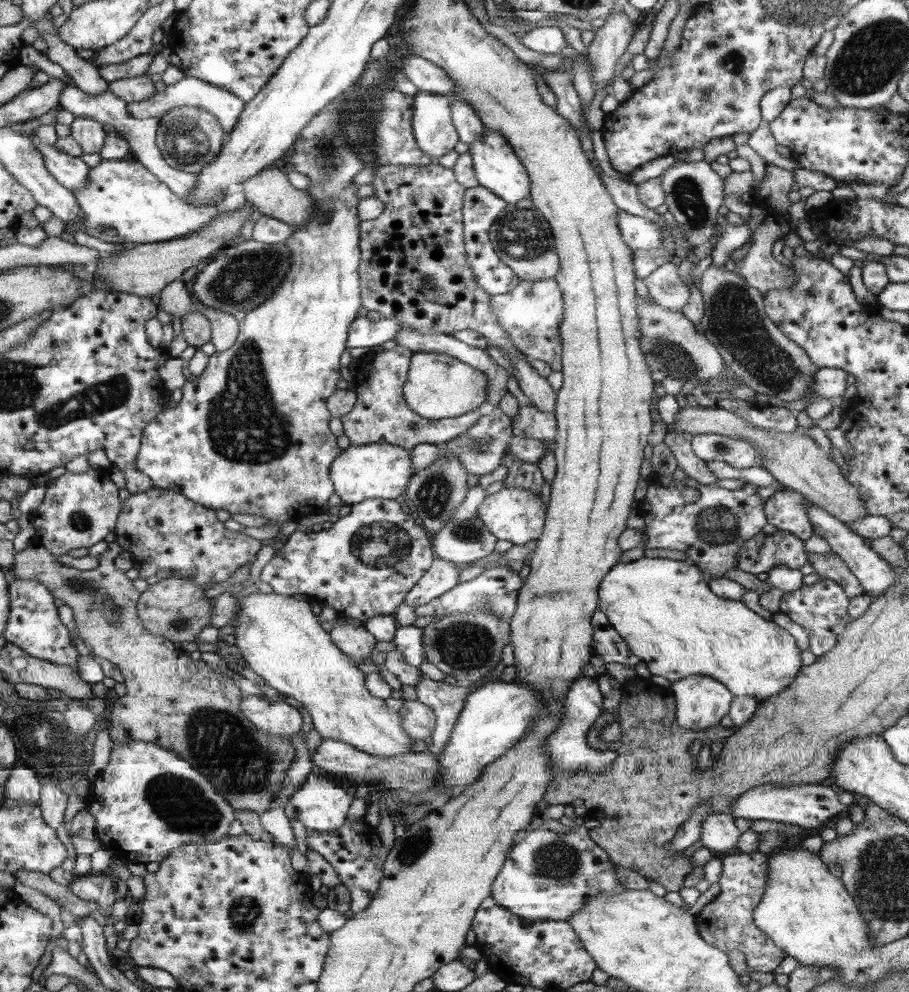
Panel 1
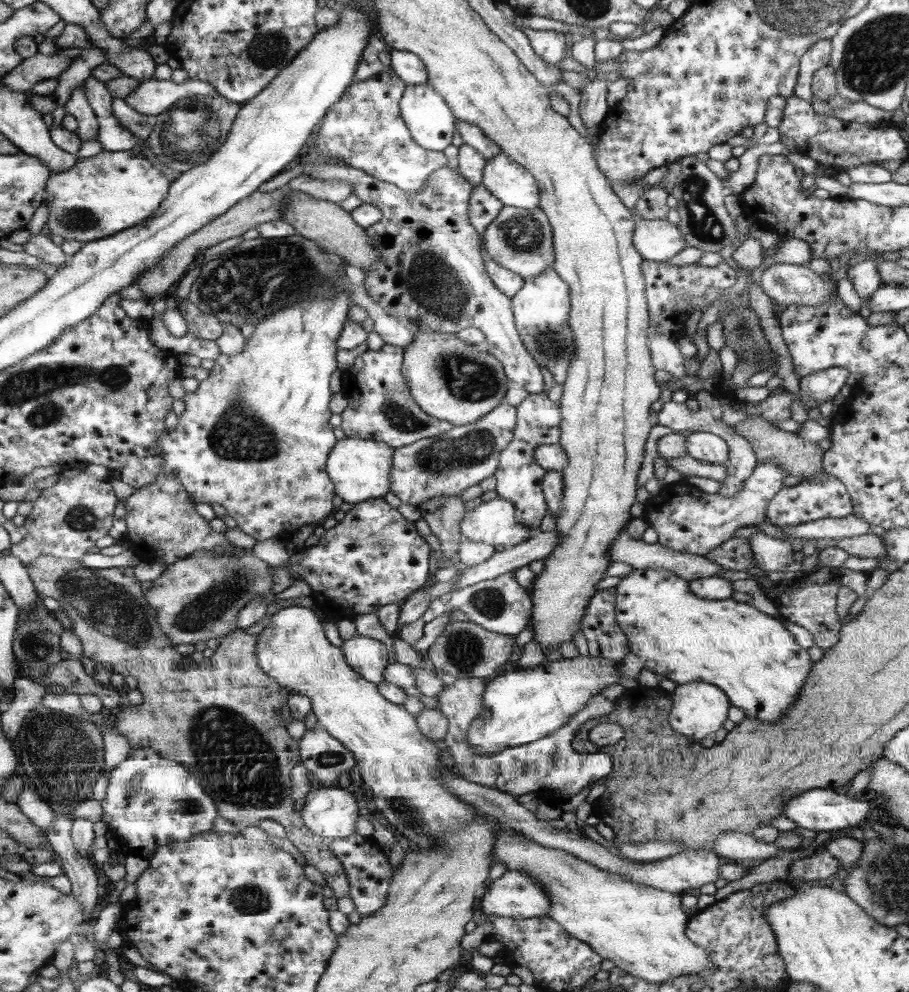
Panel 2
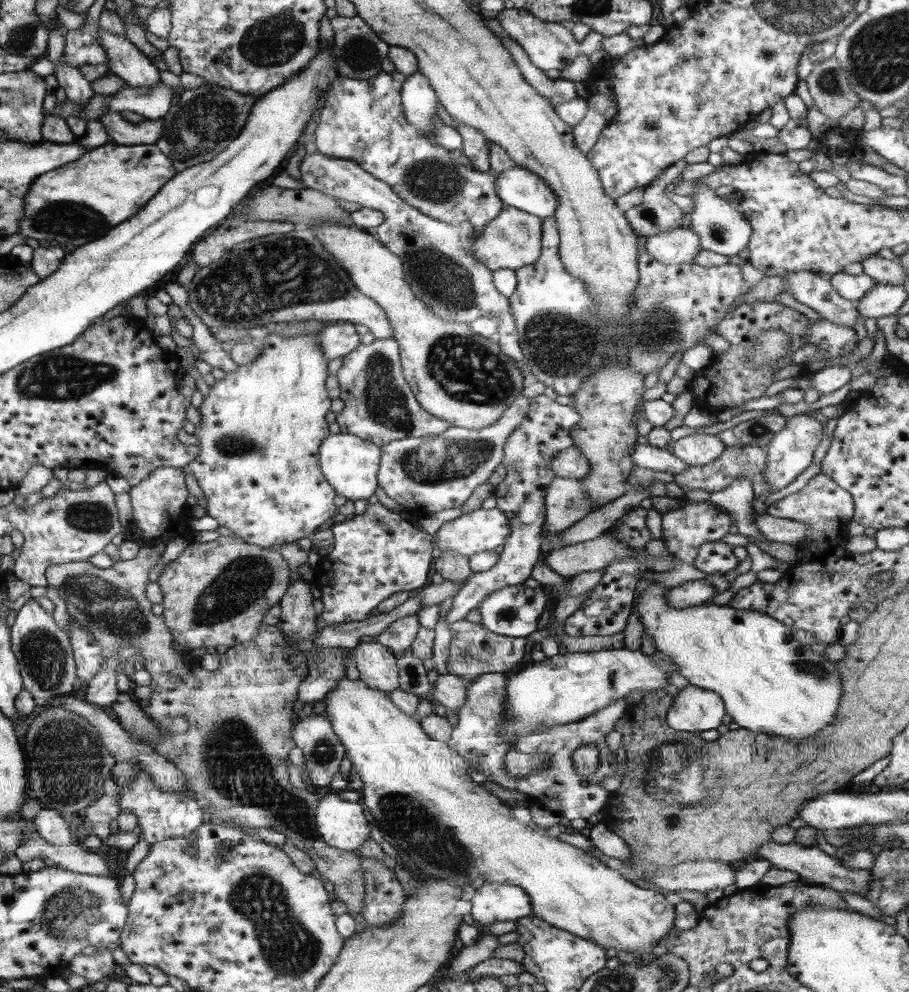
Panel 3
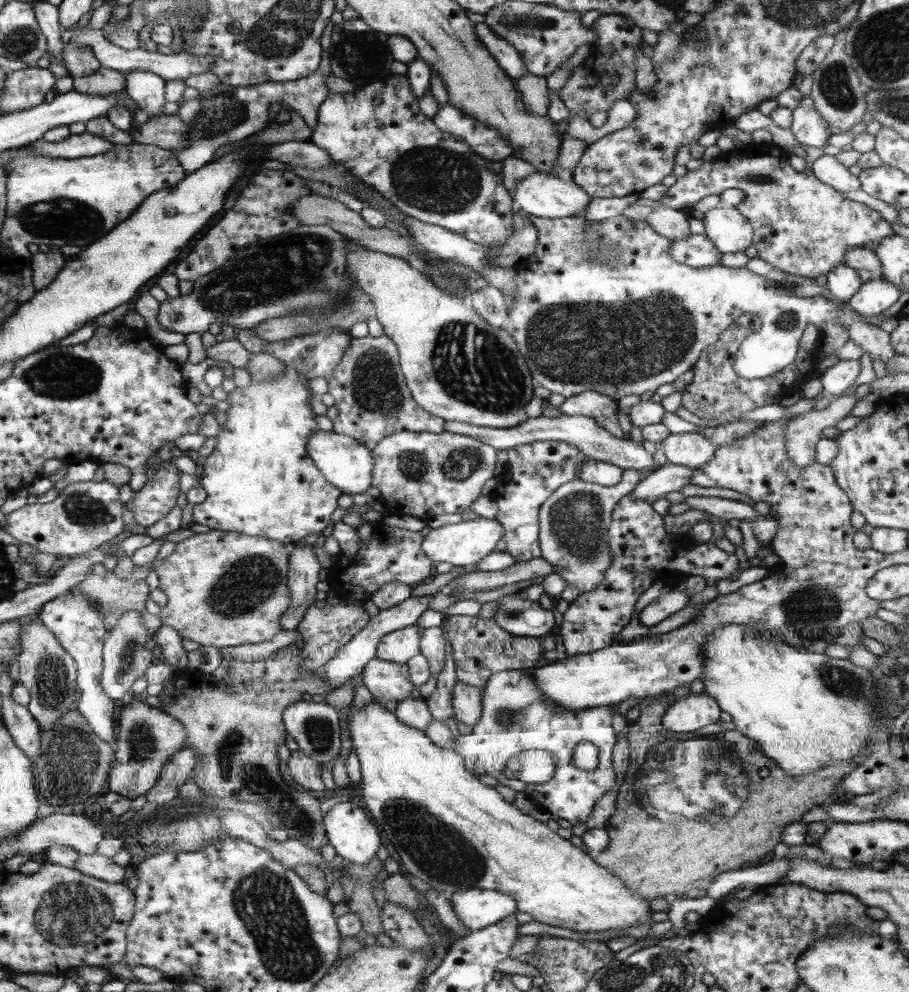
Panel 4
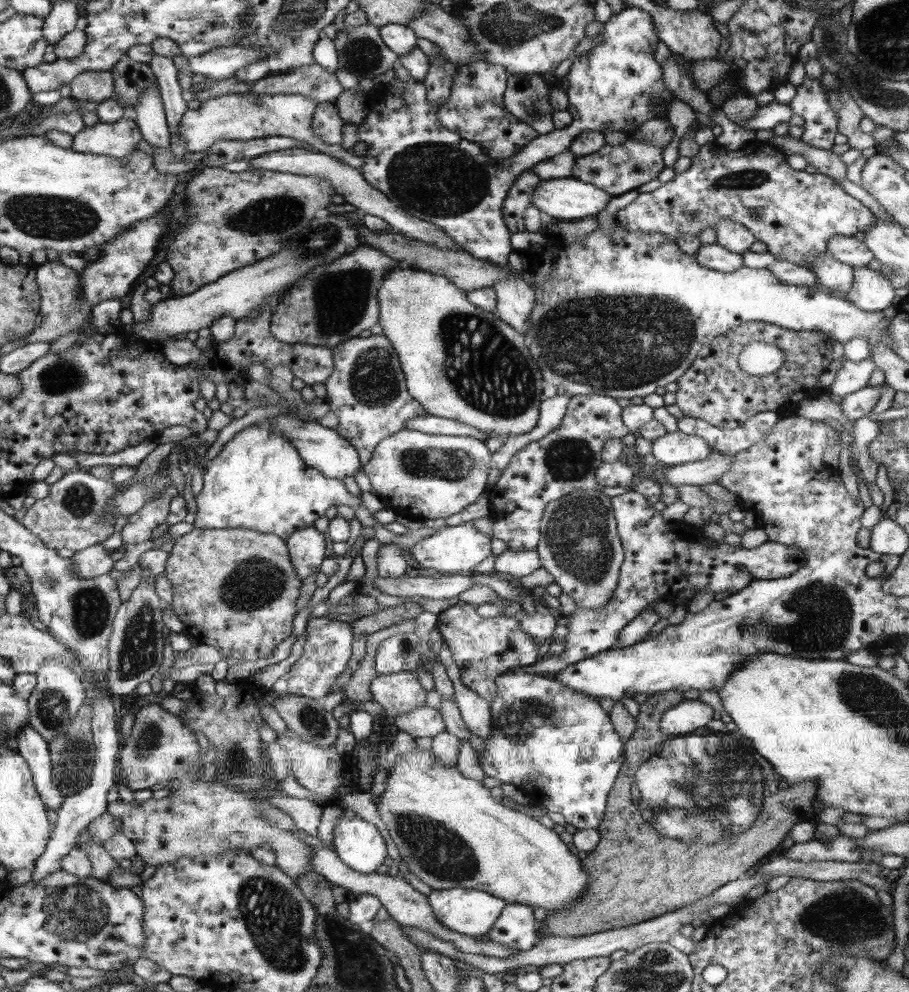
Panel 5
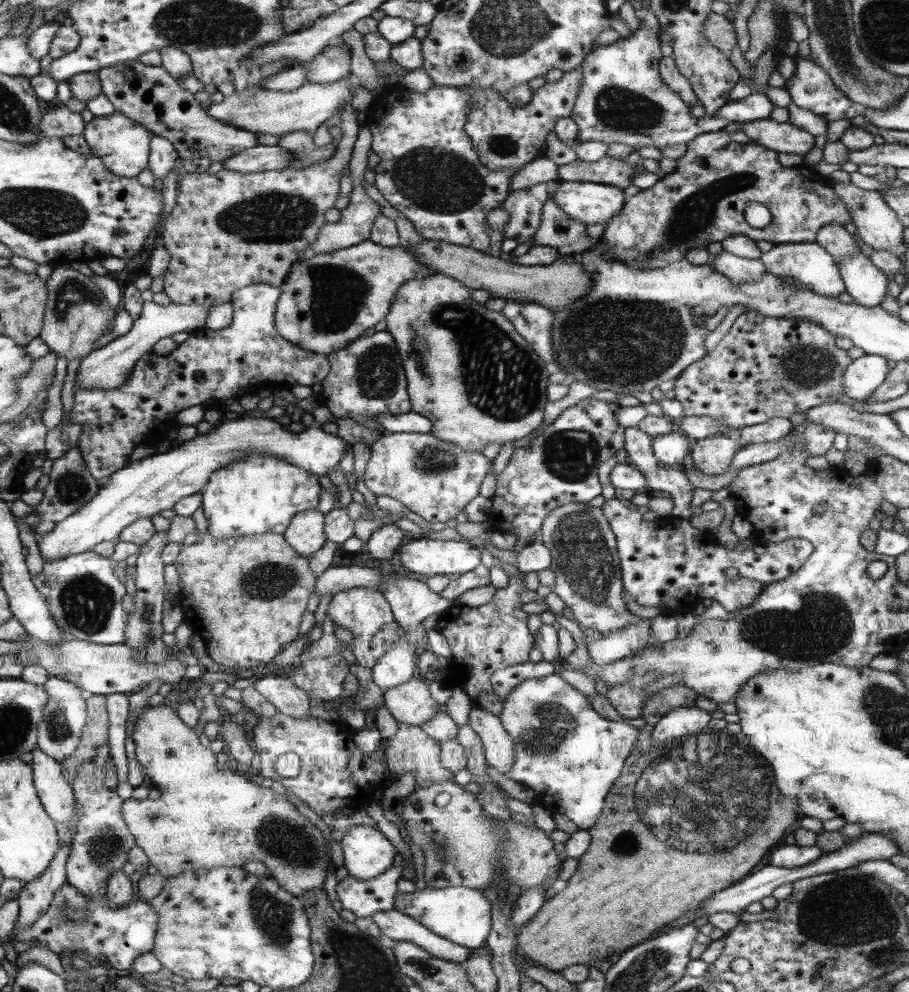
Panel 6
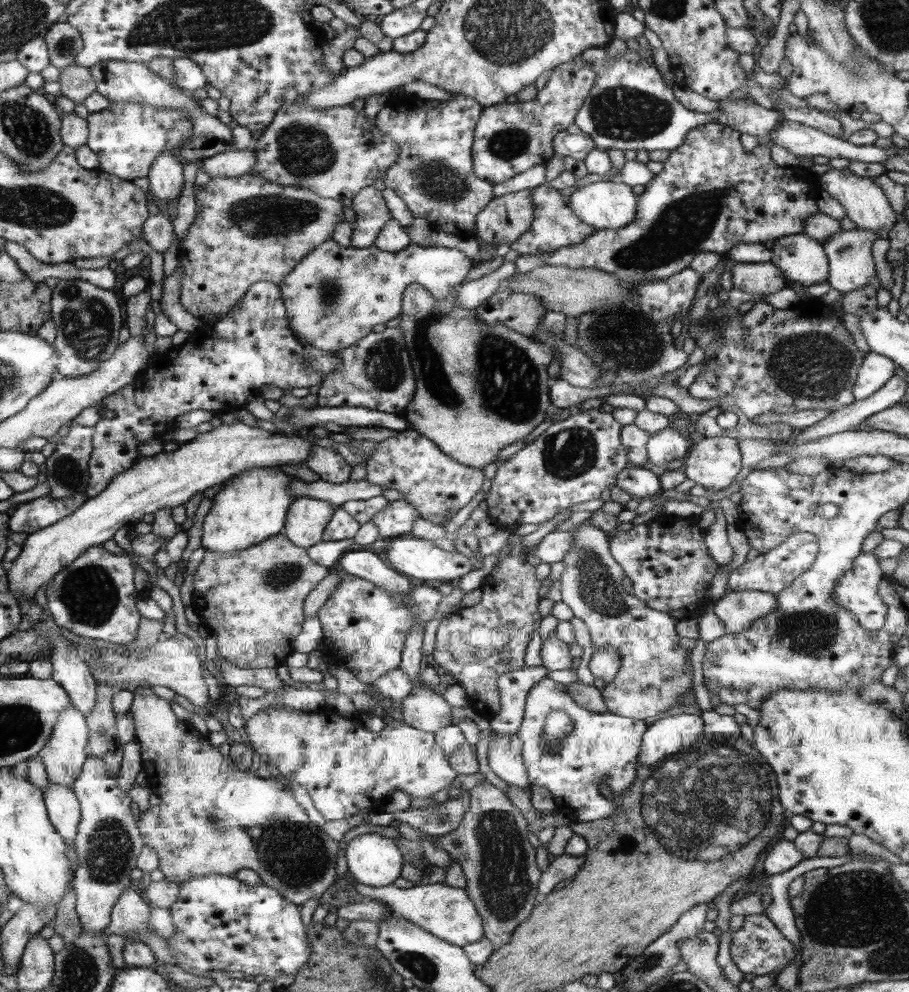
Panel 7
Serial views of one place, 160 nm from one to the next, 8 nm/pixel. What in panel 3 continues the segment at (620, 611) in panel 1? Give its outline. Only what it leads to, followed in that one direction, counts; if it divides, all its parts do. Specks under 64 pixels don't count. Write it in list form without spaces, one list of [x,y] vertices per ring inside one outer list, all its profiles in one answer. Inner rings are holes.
[[[654,581],[642,596],[632,602],[632,612],[640,614],[644,633],[654,638],[656,650],[667,654],[677,666],[676,672],[688,679],[692,686],[711,690],[721,697],[732,721],[752,732],[781,736],[790,742],[802,743],[837,719],[839,702],[843,696],[841,672],[835,661],[816,654],[810,645],[794,639],[790,628],[775,618],[752,610],[702,604],[686,609],[672,609],[666,603],[668,588]]]

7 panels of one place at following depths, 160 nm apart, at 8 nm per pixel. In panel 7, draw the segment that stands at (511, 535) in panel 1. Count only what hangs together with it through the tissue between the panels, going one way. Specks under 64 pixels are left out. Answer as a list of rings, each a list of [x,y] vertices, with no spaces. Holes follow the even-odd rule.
[[[409,536],[392,539],[386,546],[386,558],[390,562],[390,568],[404,574],[415,583],[450,582],[455,578],[461,578],[472,570],[471,560],[458,551],[445,552],[435,546],[434,542]]]

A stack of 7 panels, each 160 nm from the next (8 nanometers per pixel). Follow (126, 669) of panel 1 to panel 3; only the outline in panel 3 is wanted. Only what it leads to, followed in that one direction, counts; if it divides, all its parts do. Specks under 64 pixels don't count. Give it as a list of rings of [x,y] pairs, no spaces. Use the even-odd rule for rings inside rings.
[[[157,542],[156,544],[144,545],[139,550],[138,556],[132,560],[120,560],[116,561],[110,568],[98,568],[88,560],[66,562],[64,564],[56,564],[49,566],[46,572],[47,584],[56,588],[59,588],[59,595],[64,602],[66,602],[67,611],[70,617],[79,623],[82,623],[92,634],[97,638],[97,641],[103,646],[104,658],[113,655],[116,651],[122,650],[126,647],[136,647],[140,649],[140,654],[144,656],[145,669],[151,674],[151,684],[153,688],[151,703],[144,709],[149,714],[149,717],[153,721],[157,722],[157,725],[163,730],[163,738],[160,743],[154,743],[154,740],[150,740],[150,745],[153,750],[164,758],[167,758],[170,762],[173,762],[184,774],[190,788],[197,793],[200,793],[208,802],[211,808],[211,812],[219,816],[223,821],[230,821],[234,826],[248,825],[252,828],[273,828],[278,832],[286,835],[287,845],[294,845],[296,848],[306,852],[308,856],[315,862],[315,867],[318,872],[332,884],[333,894],[336,895],[337,900],[344,902],[349,912],[362,913],[365,908],[365,872],[364,866],[361,863],[361,858],[357,854],[350,854],[338,850],[336,847],[328,843],[323,835],[319,833],[317,822],[315,821],[315,812],[321,799],[315,794],[315,791],[310,787],[308,789],[294,788],[288,780],[288,770],[286,770],[286,758],[288,758],[288,752],[292,748],[296,748],[295,739],[292,738],[292,727],[298,720],[298,715],[294,713],[292,707],[294,702],[299,699],[299,689],[302,682],[307,678],[307,674],[310,672],[310,668],[306,663],[302,661],[296,661],[293,663],[290,659],[287,659],[289,652],[291,652],[291,644],[283,637],[283,632],[274,625],[261,624],[259,634],[252,641],[246,641],[239,643],[236,646],[228,648],[226,653],[220,655],[220,666],[216,670],[202,670],[202,668],[188,668],[188,666],[182,666],[184,660],[180,658],[180,653],[177,653],[173,648],[175,642],[171,630],[166,626],[164,618],[154,614],[152,612],[153,603],[146,597],[146,585],[149,583],[148,576],[150,576],[150,568],[160,562],[162,554],[166,549],[166,544]]]

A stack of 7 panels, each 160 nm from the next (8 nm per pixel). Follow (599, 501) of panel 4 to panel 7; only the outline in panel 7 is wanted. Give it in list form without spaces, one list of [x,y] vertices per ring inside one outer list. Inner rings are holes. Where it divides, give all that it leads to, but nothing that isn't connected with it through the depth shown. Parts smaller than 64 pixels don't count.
[[[590,521],[582,522],[582,527],[578,526],[576,533],[572,535],[572,549],[562,561],[565,565],[564,573],[559,579],[562,583],[562,602],[572,610],[574,617],[587,624],[594,648],[615,648],[620,657],[616,678],[601,689],[607,711],[644,721],[679,704],[681,696],[693,689],[692,666],[687,661],[687,650],[678,643],[679,636],[675,627],[677,620],[668,614],[652,610],[642,600],[626,592],[622,587],[625,572],[611,555],[608,536]]]

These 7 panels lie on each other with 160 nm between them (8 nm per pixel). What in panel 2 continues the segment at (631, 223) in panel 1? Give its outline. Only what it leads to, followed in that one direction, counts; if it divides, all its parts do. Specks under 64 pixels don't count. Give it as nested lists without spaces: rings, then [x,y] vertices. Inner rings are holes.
[[[636,218],[633,243],[645,259],[655,262],[670,260],[687,247],[679,226],[668,219]]]

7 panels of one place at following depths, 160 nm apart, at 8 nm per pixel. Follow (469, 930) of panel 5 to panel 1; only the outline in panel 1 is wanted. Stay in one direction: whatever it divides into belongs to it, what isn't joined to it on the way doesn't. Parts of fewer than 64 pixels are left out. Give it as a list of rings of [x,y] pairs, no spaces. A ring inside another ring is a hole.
[[[584,824],[568,828],[570,833],[556,833],[546,826],[533,828],[516,840],[491,888],[491,897],[498,906],[532,921],[567,921],[567,918],[584,906],[586,899],[613,895],[626,889],[616,878],[614,869],[617,865],[611,861],[610,855],[590,838],[590,828]]]

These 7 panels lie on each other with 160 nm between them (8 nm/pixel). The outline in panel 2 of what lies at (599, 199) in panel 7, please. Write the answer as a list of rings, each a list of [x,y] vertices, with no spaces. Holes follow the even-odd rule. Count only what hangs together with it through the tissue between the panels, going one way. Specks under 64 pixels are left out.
[[[503,152],[497,154],[492,160],[487,159],[481,184],[506,206],[515,206],[517,209],[526,210],[539,208],[540,191],[534,175]]]

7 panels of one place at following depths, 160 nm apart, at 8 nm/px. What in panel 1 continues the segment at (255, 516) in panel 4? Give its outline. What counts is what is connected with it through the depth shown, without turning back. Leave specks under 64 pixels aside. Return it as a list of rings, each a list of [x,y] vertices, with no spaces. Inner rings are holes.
[[[350,91],[349,94],[345,94],[345,98],[340,99],[340,102],[333,102],[332,106],[328,106],[326,110],[318,114],[318,117],[308,123],[308,127],[300,134],[297,144],[289,151],[288,158],[286,158],[287,169],[301,172],[311,180],[311,188],[304,191],[315,198],[313,216],[303,226],[294,228],[291,238],[284,242],[291,250],[290,269],[288,269],[287,276],[283,276],[283,282],[279,284],[279,288],[261,306],[257,306],[254,310],[246,313],[244,320],[239,323],[238,338],[234,346],[226,352],[214,353],[202,375],[188,380],[182,387],[182,399],[177,406],[168,410],[161,410],[155,420],[146,426],[135,464],[136,470],[146,474],[152,480],[153,486],[157,488],[179,492],[179,494],[191,499],[192,502],[216,511],[226,510],[232,515],[262,516],[268,519],[270,527],[277,526],[284,529],[286,523],[290,520],[300,521],[308,514],[318,515],[322,508],[328,506],[328,498],[334,494],[335,490],[335,488],[332,488],[330,468],[332,462],[335,462],[335,458],[342,452],[336,444],[336,436],[334,436],[331,428],[328,428],[328,422],[333,416],[329,408],[326,408],[326,400],[330,400],[331,396],[338,390],[336,382],[340,380],[340,356],[346,350],[347,336],[351,330],[350,326],[355,318],[359,316],[358,310],[362,308],[359,287],[361,252],[358,231],[358,228],[362,226],[362,220],[359,220],[358,215],[358,202],[360,200],[356,195],[358,186],[355,186],[353,178],[364,168],[364,161],[356,155],[356,152],[352,151],[350,142],[346,139],[347,133],[344,133],[343,124],[341,124],[342,114],[340,114],[338,108],[344,100],[347,100],[350,105]]]

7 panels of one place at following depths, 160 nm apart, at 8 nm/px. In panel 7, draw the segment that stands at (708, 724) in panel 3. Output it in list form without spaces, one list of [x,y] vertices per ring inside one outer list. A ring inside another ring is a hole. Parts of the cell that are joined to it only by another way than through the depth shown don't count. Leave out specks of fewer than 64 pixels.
[[[684,713],[653,722],[643,734],[637,762],[650,766],[682,748],[692,748],[703,737],[704,725],[700,715]]]

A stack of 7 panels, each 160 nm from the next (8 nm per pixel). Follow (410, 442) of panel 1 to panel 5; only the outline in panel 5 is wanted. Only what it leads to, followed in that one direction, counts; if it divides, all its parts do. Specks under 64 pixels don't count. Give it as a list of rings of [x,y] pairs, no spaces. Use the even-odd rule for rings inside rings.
[[[356,336],[341,342],[333,350],[335,370],[323,382],[327,388],[326,401],[338,417],[336,430],[355,446],[359,458],[366,464],[380,441],[406,428],[407,420],[426,412],[410,396],[399,355],[387,336]]]

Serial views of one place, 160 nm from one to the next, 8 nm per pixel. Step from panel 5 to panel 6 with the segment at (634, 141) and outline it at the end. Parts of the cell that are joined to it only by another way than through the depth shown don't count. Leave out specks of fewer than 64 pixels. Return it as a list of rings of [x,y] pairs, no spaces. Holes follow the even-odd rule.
[[[608,157],[588,162],[576,159],[574,162],[558,165],[558,176],[563,182],[595,182],[608,186],[617,186],[624,190],[631,185],[632,175],[638,170],[644,169],[642,165],[626,165],[624,159]]]

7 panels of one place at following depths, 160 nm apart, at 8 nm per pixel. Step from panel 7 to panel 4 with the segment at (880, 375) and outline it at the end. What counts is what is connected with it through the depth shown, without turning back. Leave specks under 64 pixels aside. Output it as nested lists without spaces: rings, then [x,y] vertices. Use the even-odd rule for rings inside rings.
[[[840,360],[826,371],[819,373],[819,378],[824,393],[835,398],[854,386],[858,374],[860,374],[859,360]]]

